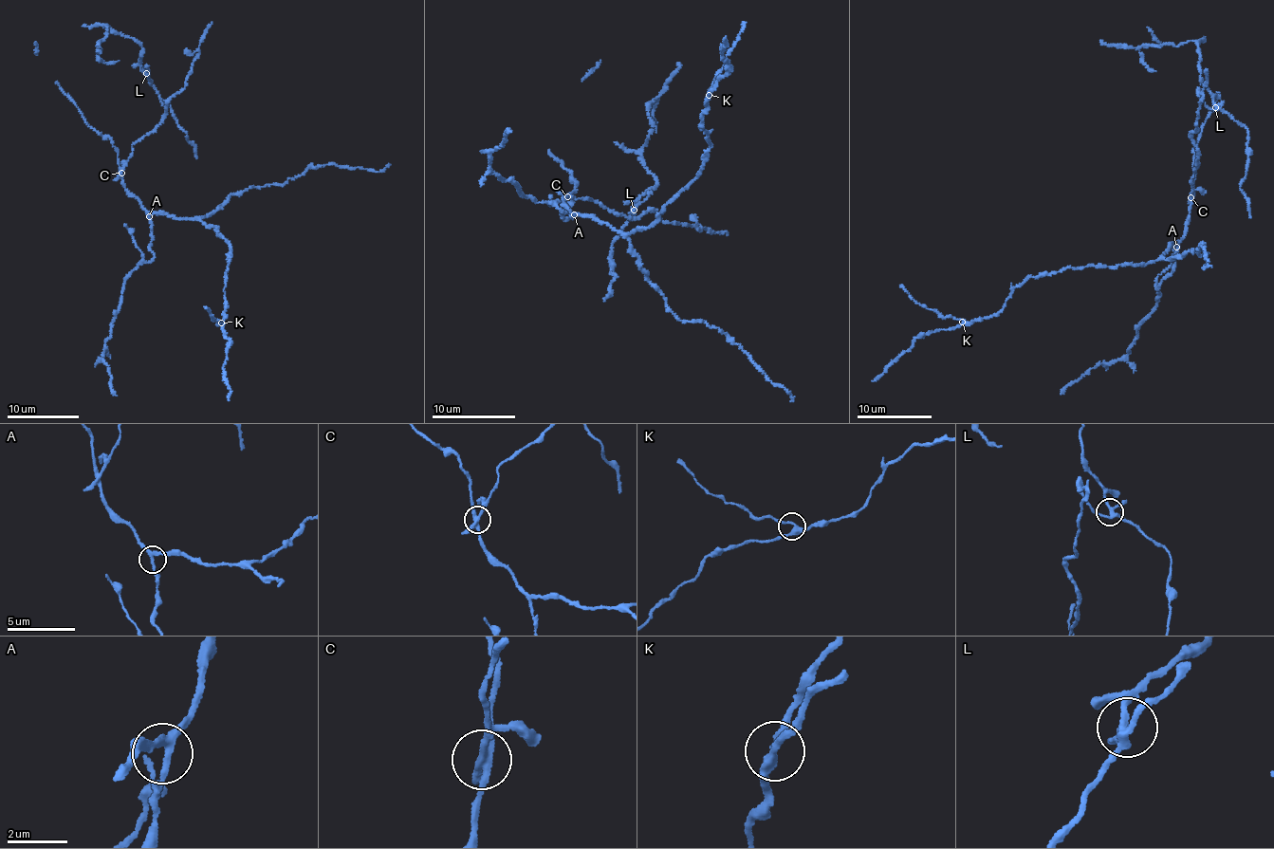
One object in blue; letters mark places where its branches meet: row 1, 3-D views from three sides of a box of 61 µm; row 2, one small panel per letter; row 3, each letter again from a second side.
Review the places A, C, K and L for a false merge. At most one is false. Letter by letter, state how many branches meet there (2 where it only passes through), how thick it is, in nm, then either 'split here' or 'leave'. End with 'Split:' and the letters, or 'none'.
A: branches 3; calibre 240 nm; leave
C: branches 4; calibre 240 nm; split here
K: branches 3; calibre 240 nm; leave
L: branches 4; calibre 240 nm; leave
Split: C

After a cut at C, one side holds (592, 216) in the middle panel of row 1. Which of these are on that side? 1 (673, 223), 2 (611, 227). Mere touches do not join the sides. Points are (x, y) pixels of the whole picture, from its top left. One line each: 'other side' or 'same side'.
1: other side
2: same side

